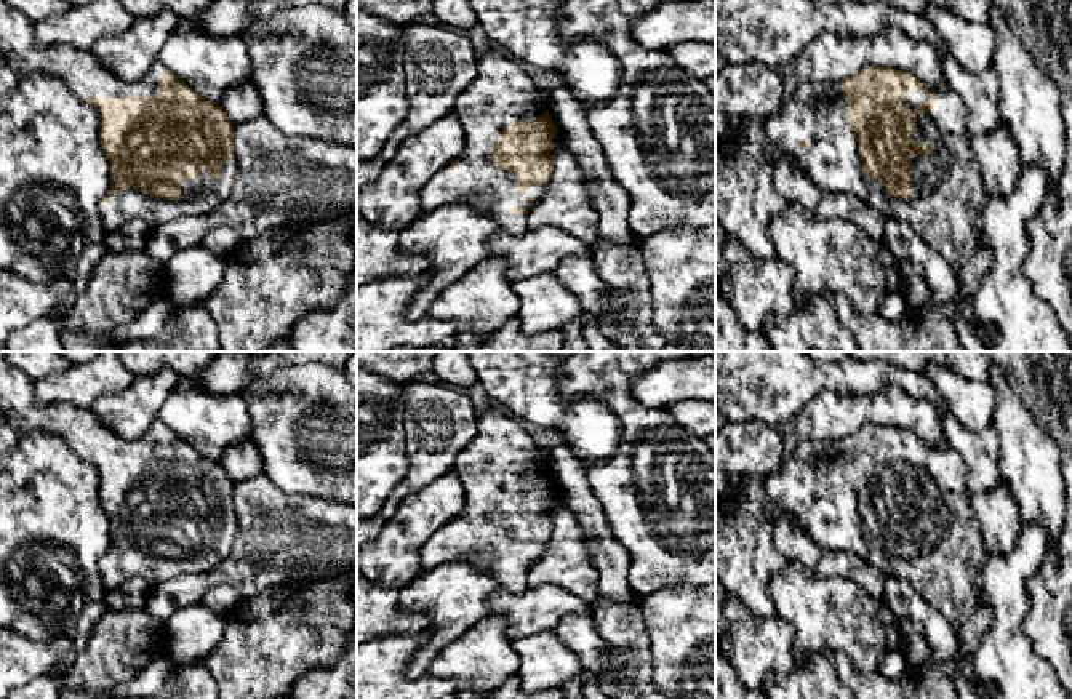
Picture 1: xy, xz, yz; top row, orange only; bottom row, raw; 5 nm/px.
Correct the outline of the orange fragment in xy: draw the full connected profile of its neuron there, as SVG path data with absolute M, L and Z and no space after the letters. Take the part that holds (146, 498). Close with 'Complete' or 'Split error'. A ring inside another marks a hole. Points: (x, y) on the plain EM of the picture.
M0 352L0 416L19 437L30 432L59 435L99 472L99 501L110 521L110 549L99 561L106 589L141 577L152 589L178 576L206 573L229 555L237 531L234 483L219 461L198 454L163 422L136 440L106 429L91 408L67 403L40 406L34 382Z. Split error

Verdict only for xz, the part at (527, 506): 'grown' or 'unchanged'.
grown

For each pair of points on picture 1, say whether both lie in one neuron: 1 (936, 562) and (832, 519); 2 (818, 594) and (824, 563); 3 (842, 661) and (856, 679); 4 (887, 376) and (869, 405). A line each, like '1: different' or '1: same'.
1: same
2: different
3: same
4: different

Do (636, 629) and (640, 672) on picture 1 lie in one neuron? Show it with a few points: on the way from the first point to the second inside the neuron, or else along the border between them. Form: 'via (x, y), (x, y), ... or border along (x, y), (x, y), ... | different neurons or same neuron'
via (636, 640), (636, 661) | same neuron

